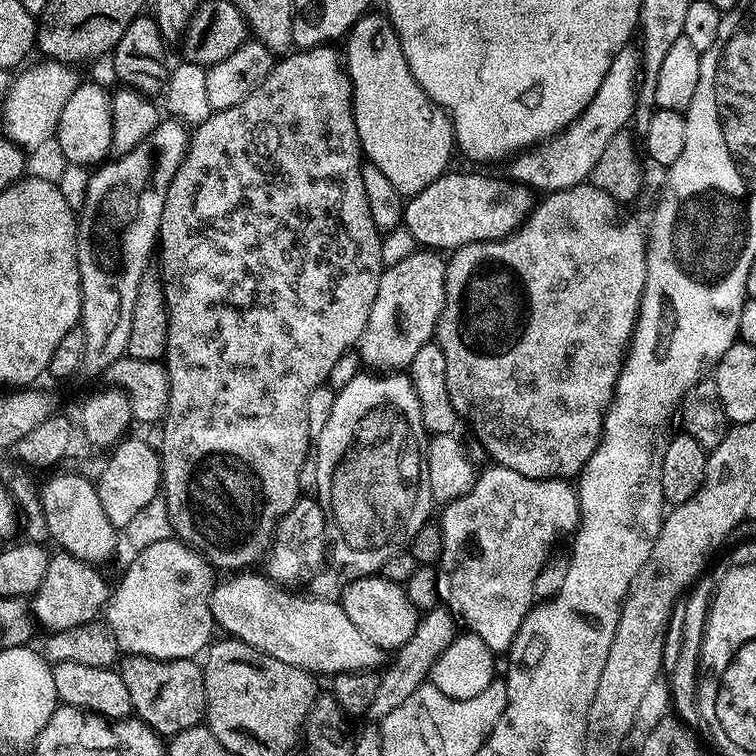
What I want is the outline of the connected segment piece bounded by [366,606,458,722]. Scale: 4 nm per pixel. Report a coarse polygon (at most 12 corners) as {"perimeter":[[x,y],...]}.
{"perimeter":[[447,608],[425,611],[379,673],[367,719],[379,722],[426,683],[454,642]]}

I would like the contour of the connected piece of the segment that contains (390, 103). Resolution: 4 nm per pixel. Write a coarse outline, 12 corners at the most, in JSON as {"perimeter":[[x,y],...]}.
{"perimeter":[[387,15],[348,31],[361,153],[400,197],[449,171],[452,119]]}

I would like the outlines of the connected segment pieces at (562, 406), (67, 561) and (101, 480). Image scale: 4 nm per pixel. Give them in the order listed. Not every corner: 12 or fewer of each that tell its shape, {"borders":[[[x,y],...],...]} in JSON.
{"borders":[[[585,182],[447,257],[450,402],[501,468],[605,435],[645,229]],[[57,551],[30,600],[48,632],[91,624],[110,580]],[[125,438],[95,477],[117,530],[161,491],[160,453]]]}

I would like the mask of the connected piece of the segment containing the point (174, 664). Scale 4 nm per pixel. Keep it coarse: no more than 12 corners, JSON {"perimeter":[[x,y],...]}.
{"perimeter":[[125,655],[133,713],[165,738],[206,716],[195,659]]}

